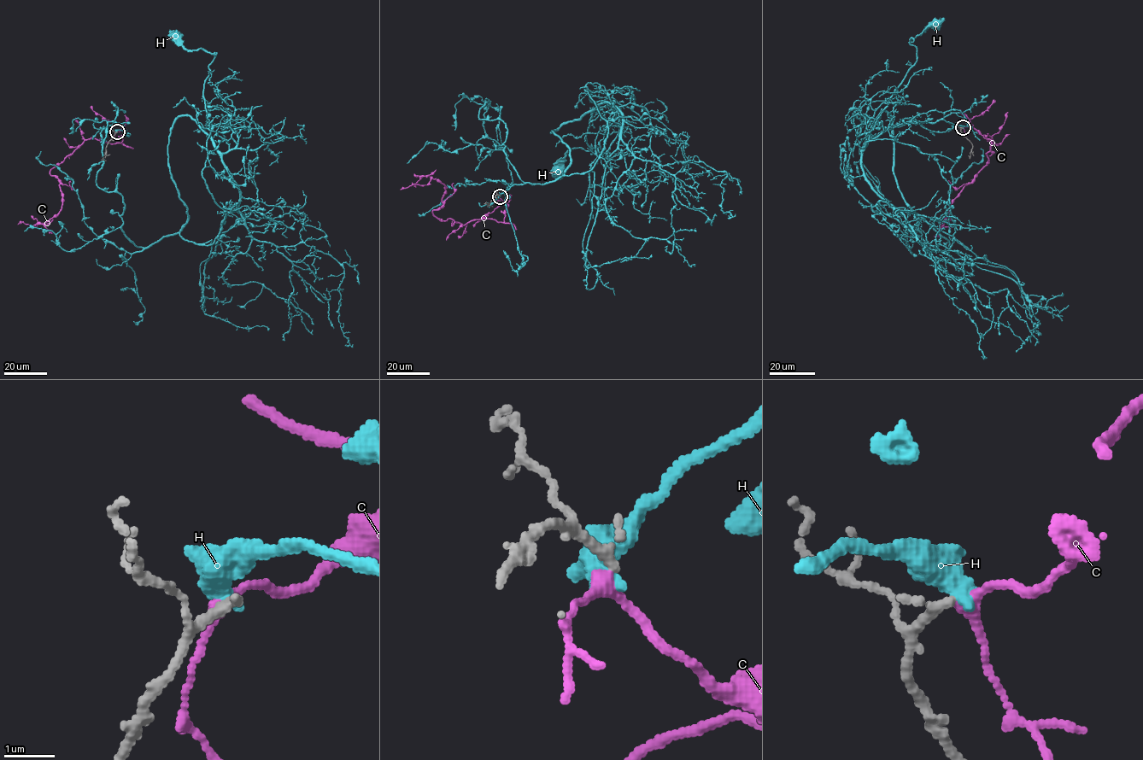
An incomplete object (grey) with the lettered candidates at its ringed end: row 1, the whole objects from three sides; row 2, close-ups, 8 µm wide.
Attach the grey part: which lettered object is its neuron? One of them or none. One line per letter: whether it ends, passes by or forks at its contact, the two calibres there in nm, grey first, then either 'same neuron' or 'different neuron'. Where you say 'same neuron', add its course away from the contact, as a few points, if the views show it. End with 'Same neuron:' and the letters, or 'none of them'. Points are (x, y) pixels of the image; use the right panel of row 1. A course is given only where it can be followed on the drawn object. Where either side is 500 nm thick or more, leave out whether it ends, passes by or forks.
C: it passes by | 240/200 nm | different neuron
H: 240/600 nm | different neuron
Same neuron: none of them

